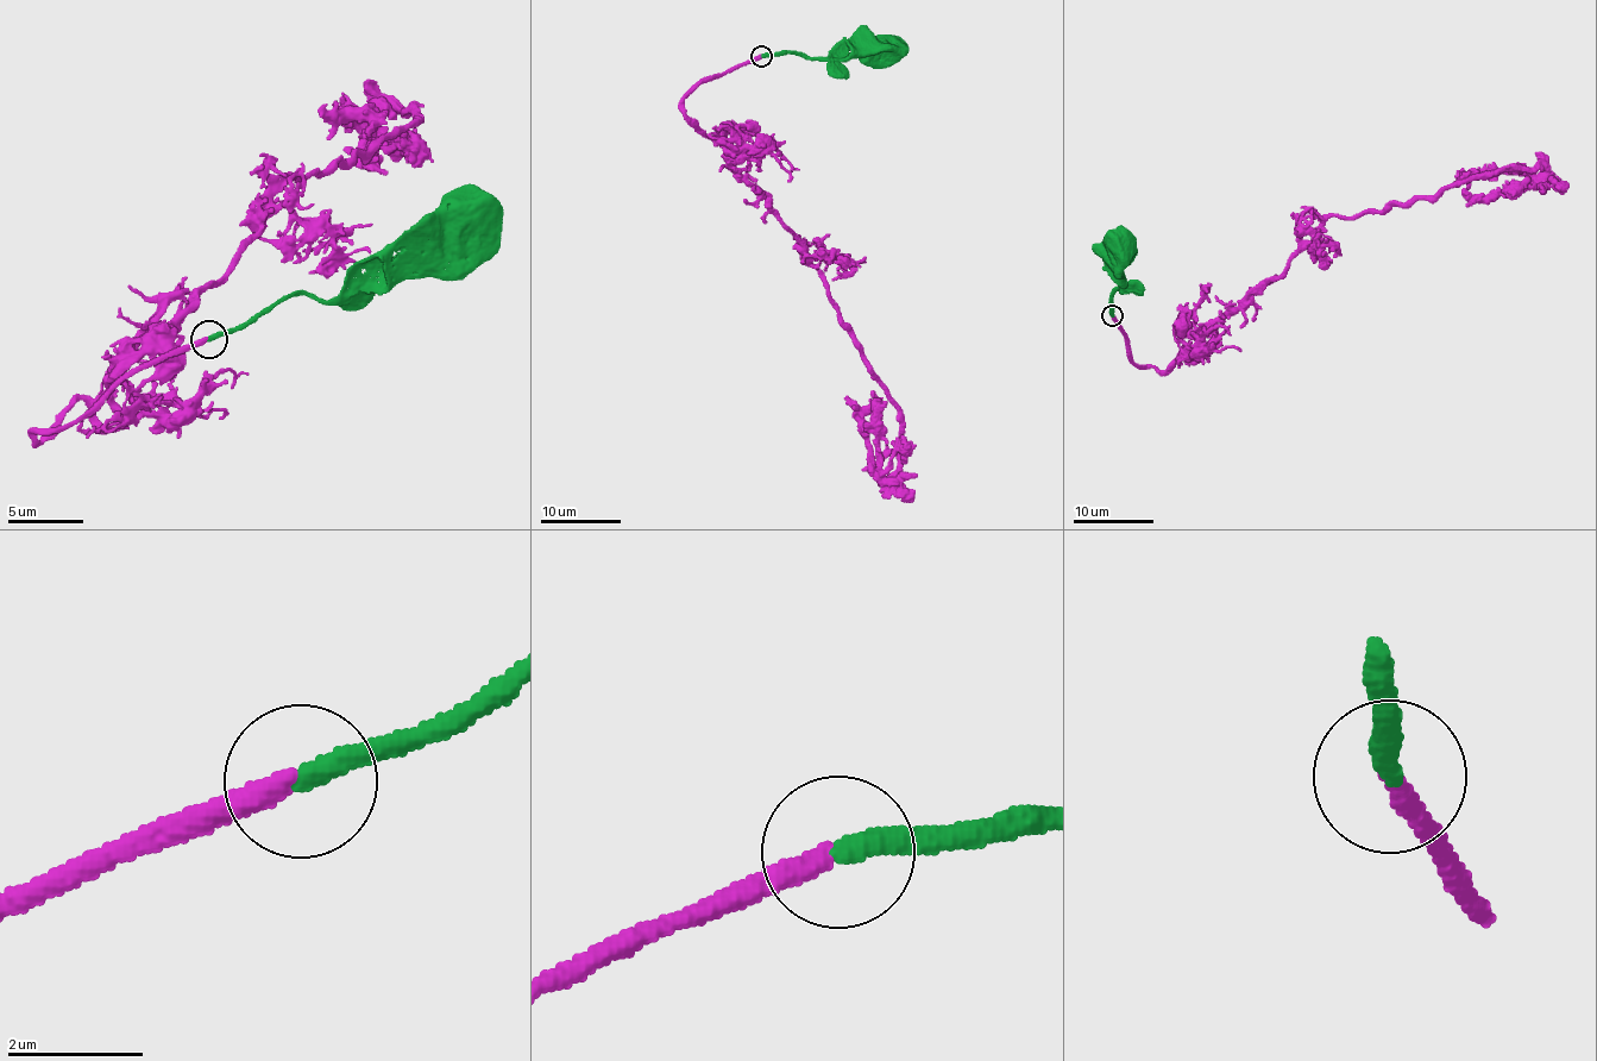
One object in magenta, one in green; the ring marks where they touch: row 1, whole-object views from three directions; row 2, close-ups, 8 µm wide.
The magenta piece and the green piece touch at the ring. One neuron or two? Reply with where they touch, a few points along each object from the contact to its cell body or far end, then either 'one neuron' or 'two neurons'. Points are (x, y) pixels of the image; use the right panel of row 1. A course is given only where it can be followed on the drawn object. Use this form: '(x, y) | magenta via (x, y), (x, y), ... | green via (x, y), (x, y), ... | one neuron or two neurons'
(1112, 315) | magenta via (1111, 315), (1135, 363), (1164, 370), (1275, 280), (1331, 215), (1381, 213), (1490, 173), (1544, 168), (1452, 182) | green via (1112, 315), (1112, 294), (1120, 290), (1123, 277), (1119, 243) | one neuron

